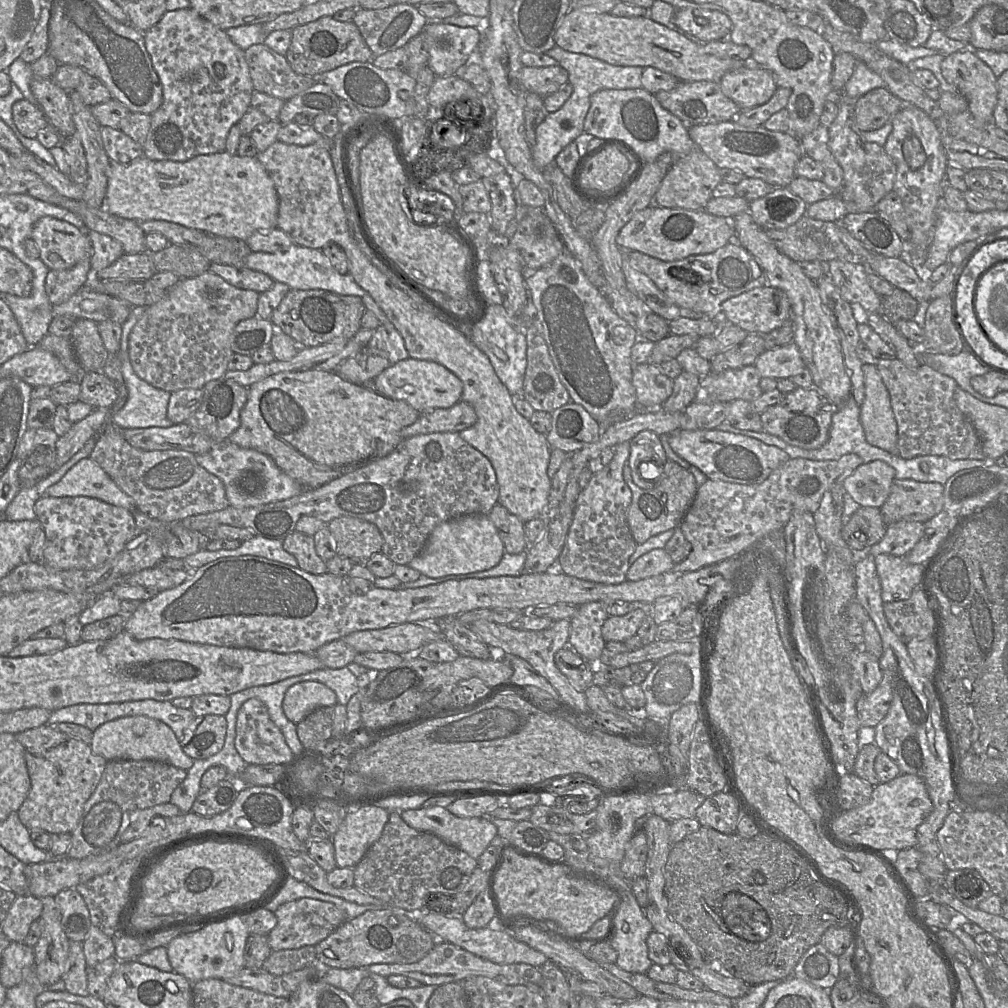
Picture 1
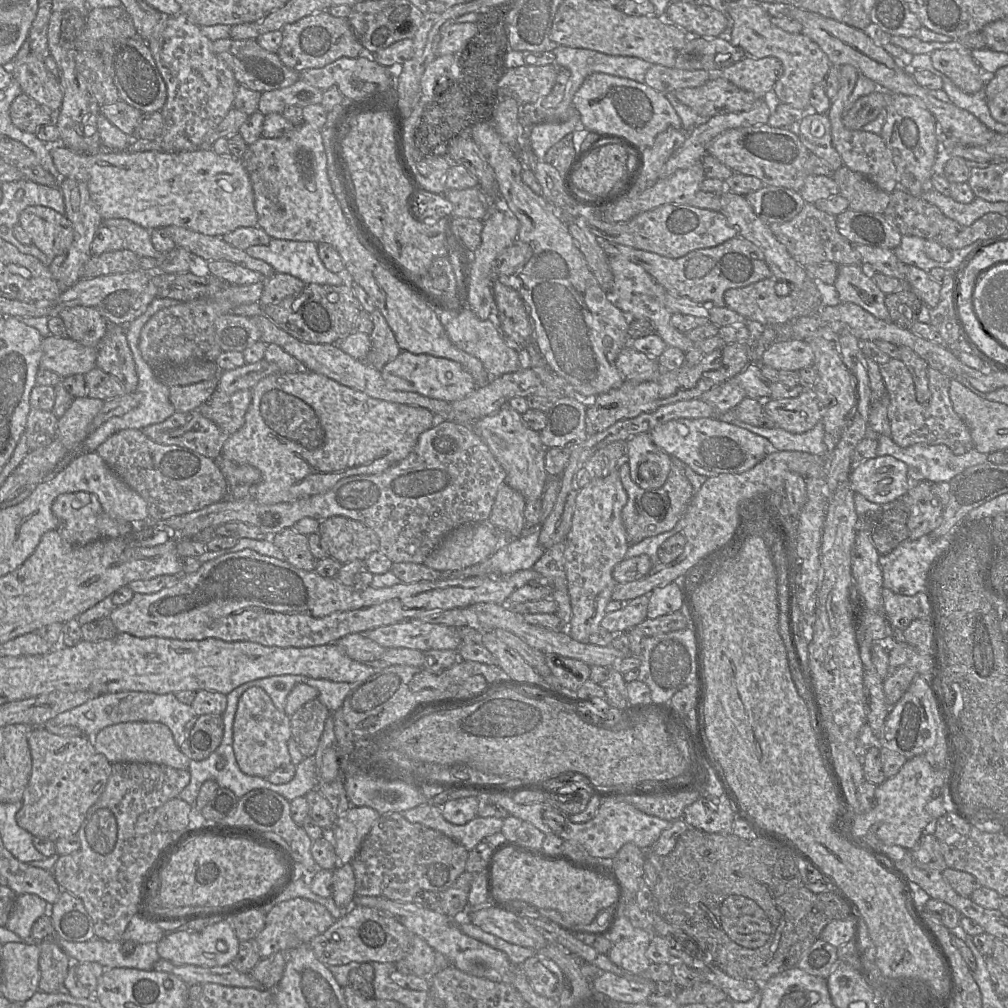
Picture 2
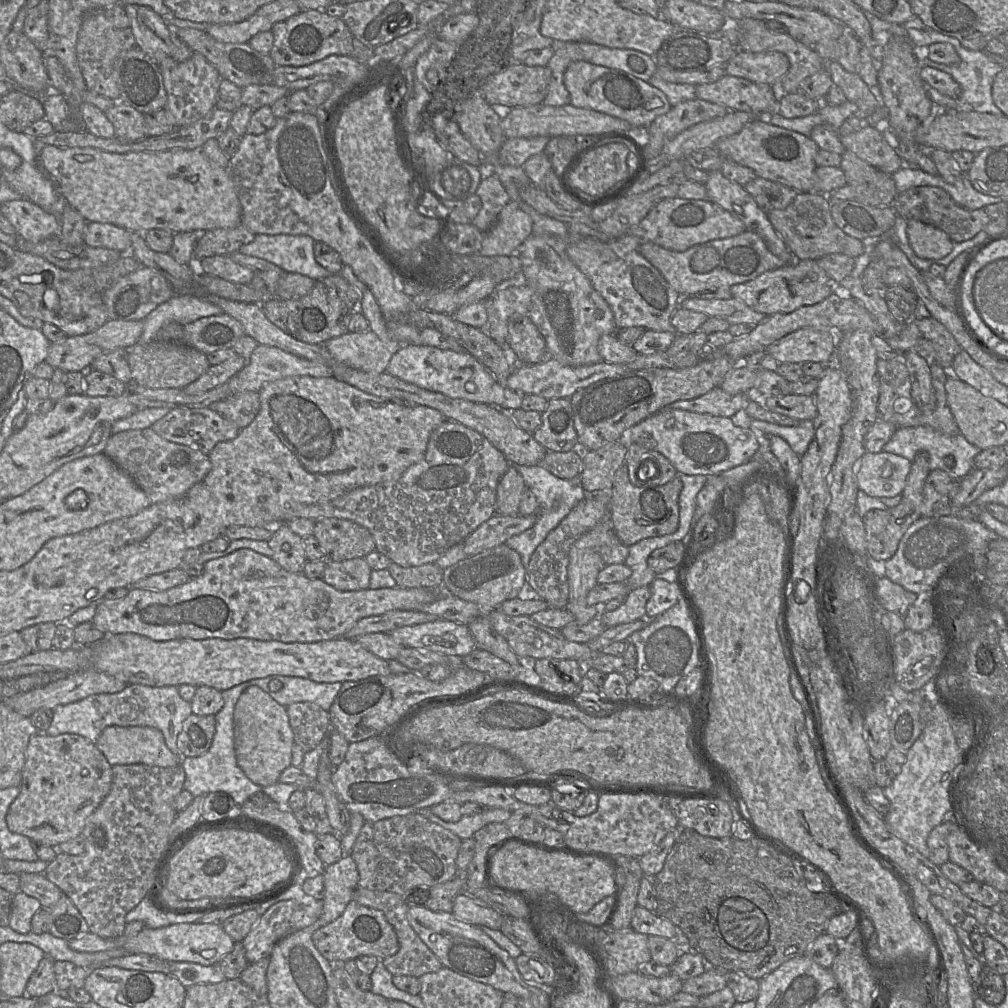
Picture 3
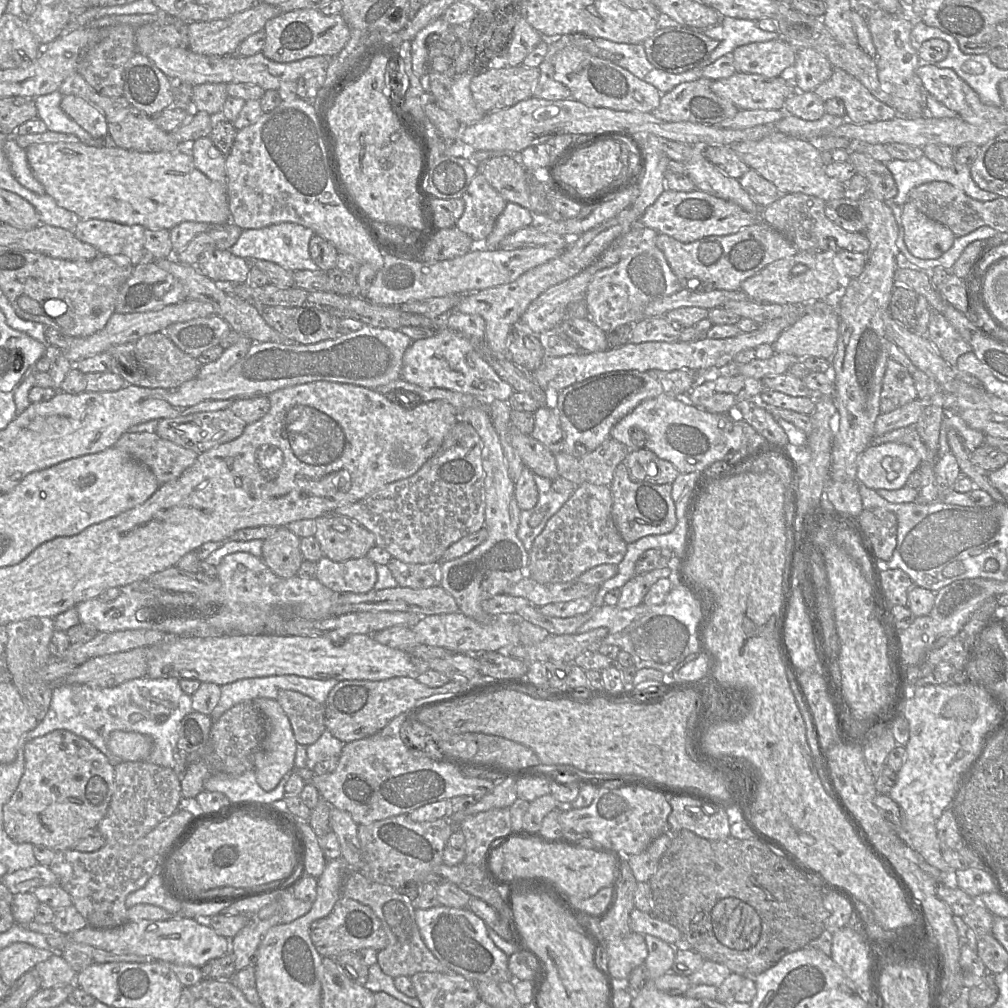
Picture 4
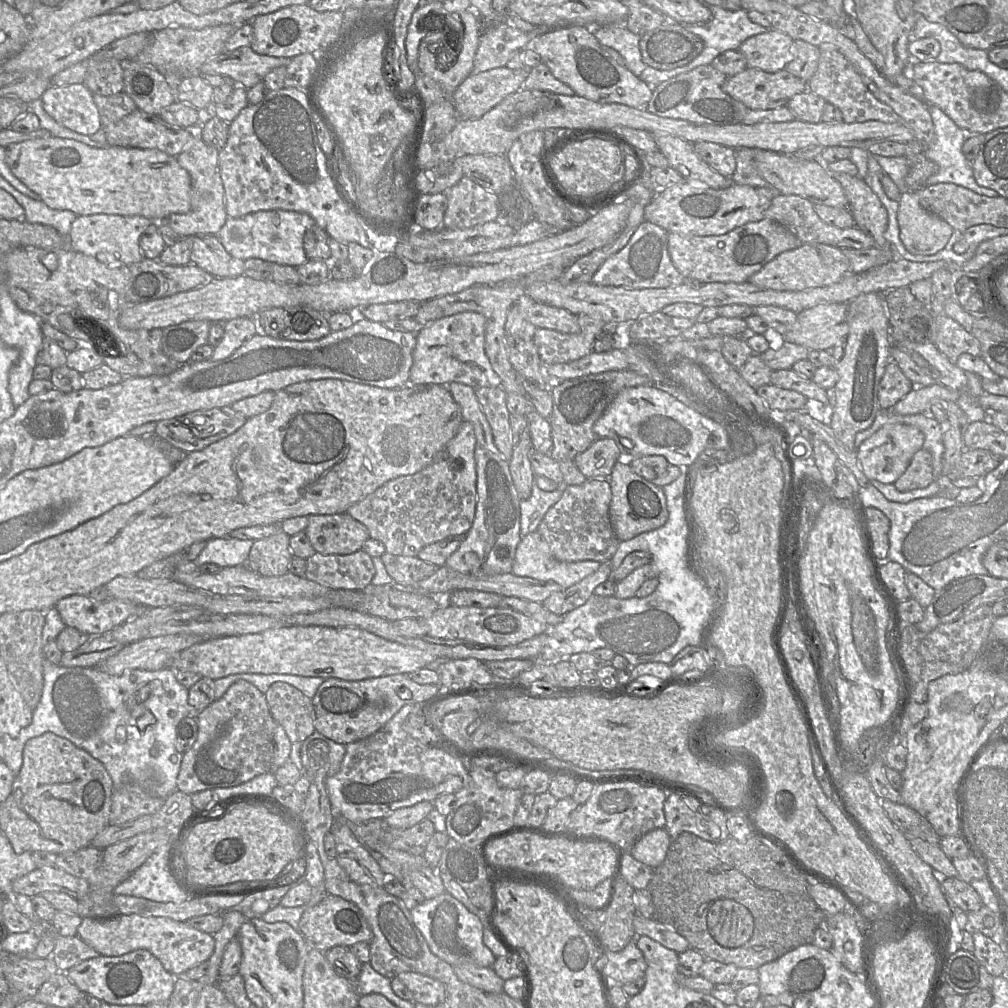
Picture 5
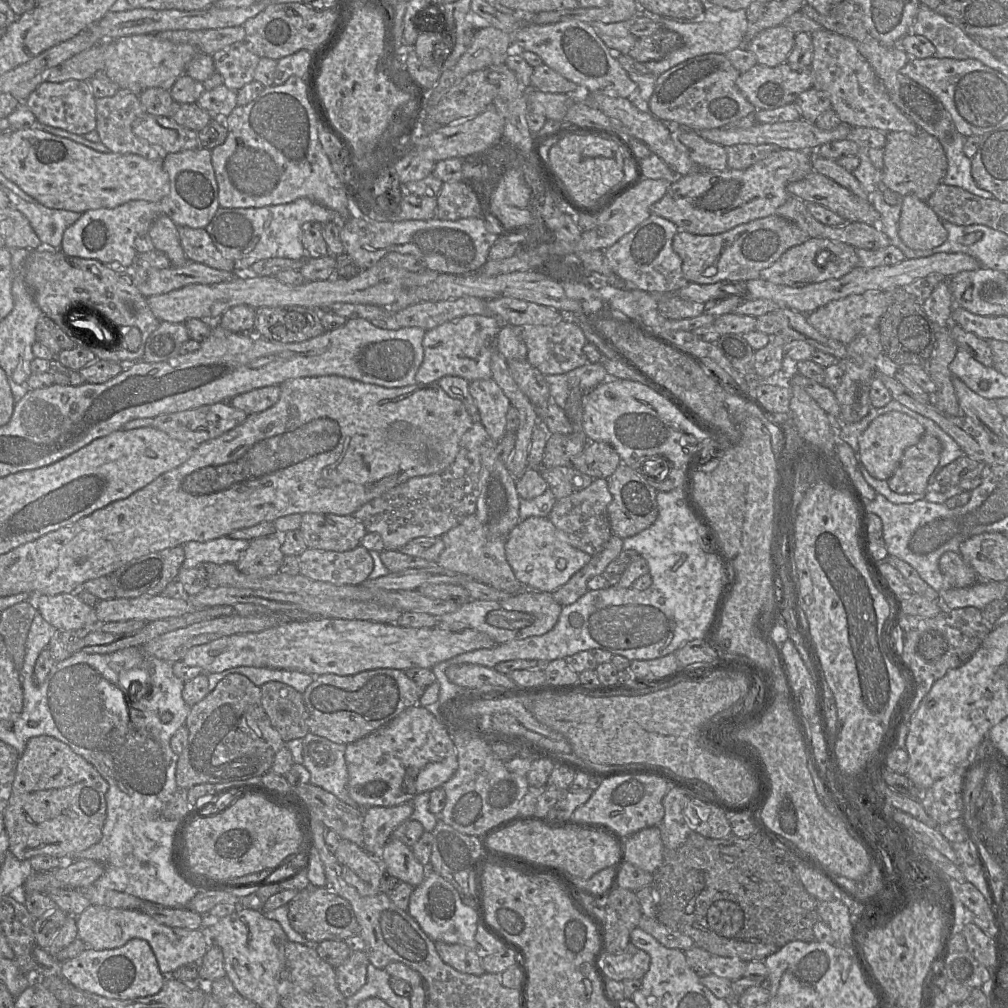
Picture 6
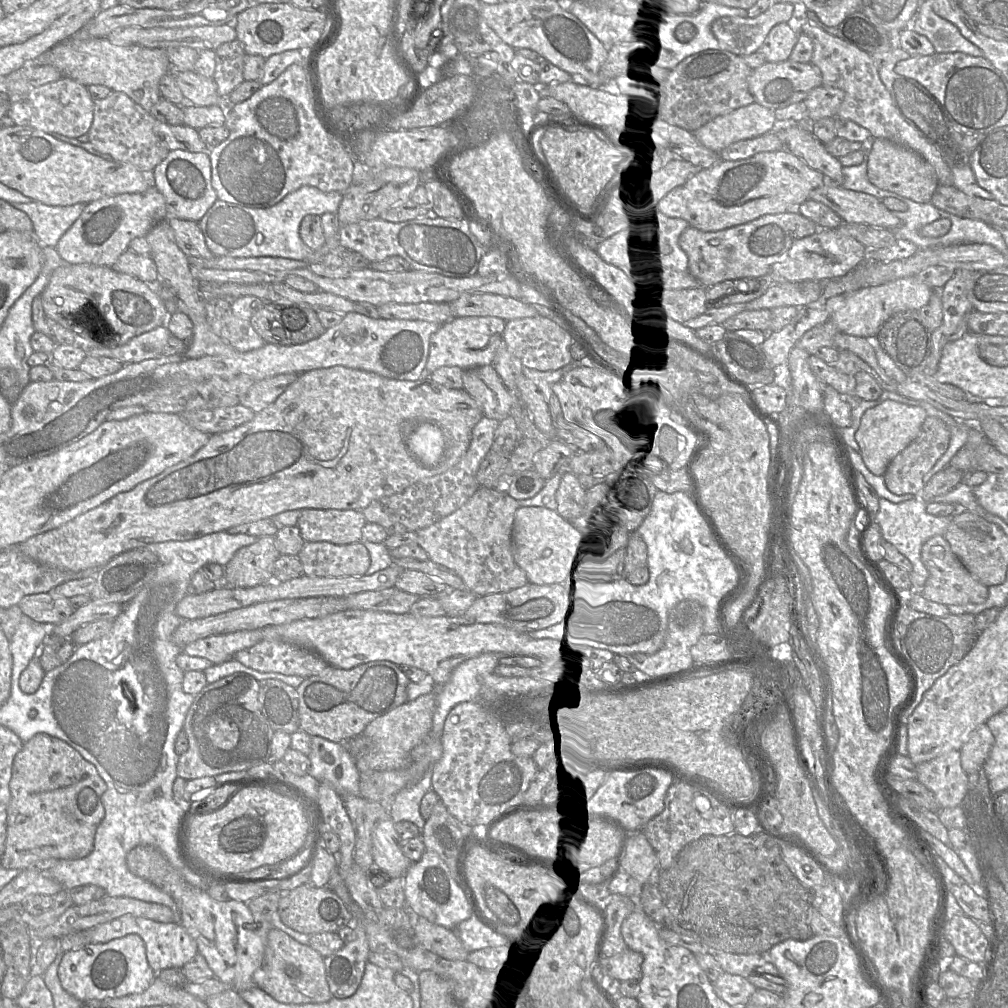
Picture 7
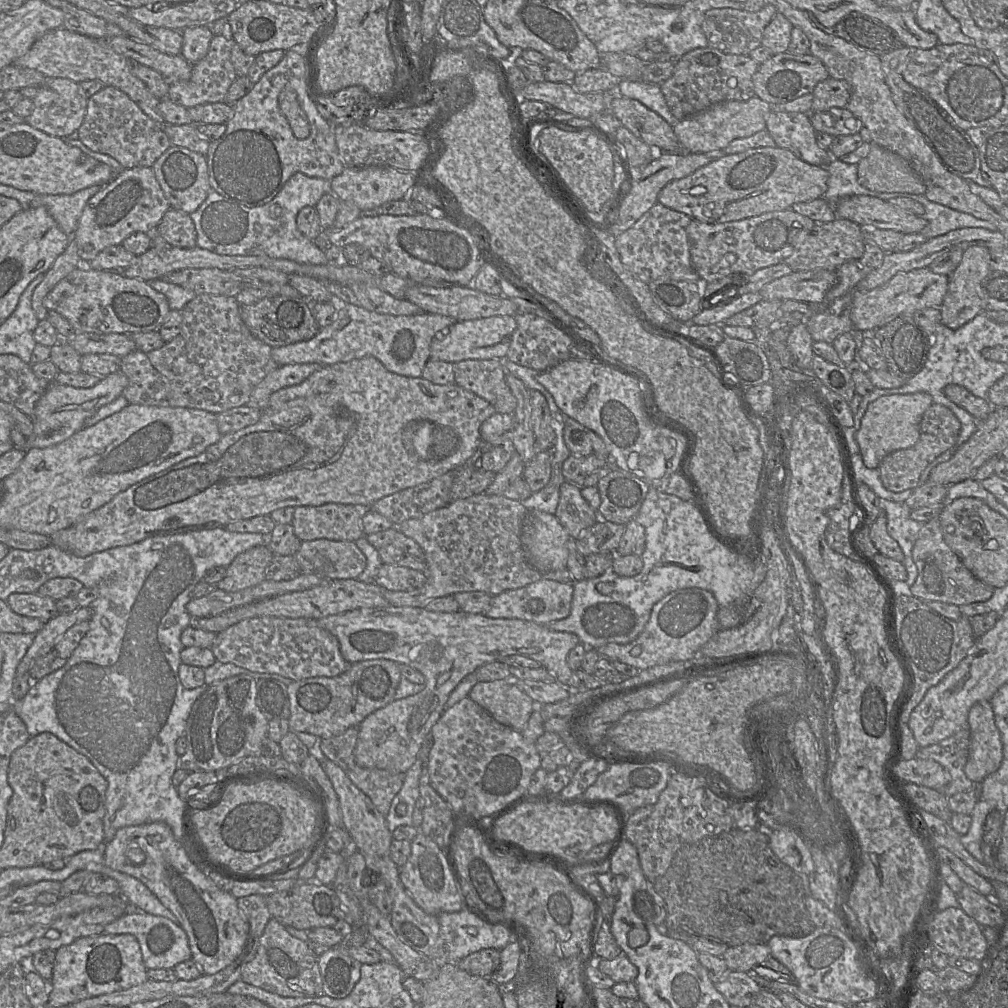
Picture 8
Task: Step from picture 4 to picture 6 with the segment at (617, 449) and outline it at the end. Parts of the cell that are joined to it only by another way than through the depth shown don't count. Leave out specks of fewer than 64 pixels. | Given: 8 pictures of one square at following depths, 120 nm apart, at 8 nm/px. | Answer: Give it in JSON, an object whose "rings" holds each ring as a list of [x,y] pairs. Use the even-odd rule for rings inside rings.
{"rings":[[[589,442],[583,451],[571,459],[570,465],[596,478],[607,479],[617,469],[621,458],[606,442]]]}

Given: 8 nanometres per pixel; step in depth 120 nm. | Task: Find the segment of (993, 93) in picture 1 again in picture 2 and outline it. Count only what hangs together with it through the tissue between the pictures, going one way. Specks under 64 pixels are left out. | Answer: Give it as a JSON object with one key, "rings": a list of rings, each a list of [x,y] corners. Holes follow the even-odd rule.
{"rings":[[[937,49],[930,53],[936,69],[943,72],[962,91],[972,94],[986,87],[993,74],[985,72],[972,55],[954,49]]]}

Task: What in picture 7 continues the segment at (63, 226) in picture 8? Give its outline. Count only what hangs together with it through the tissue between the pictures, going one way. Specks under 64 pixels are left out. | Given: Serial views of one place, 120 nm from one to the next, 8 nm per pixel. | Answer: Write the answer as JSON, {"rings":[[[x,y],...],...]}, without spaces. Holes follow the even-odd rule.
{"rings":[[[38,201],[11,203],[25,212],[34,227],[34,236],[42,246],[56,247],[60,238],[73,225],[86,204],[50,206]]]}

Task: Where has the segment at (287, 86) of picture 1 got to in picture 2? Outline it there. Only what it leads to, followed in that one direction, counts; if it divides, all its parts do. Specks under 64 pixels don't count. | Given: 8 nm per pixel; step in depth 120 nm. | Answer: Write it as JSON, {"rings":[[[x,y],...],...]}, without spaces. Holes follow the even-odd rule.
{"rings":[[[232,38],[212,41],[213,53],[233,72],[238,84],[253,91],[266,92],[288,87],[300,79],[300,73],[288,68],[277,53],[263,49],[256,40],[234,40]]]}

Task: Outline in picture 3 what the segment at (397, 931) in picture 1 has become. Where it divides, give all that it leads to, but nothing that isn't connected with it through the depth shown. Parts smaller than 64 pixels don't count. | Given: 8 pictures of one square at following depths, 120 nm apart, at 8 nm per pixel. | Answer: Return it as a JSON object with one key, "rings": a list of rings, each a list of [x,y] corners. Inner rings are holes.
{"rings":[[[353,899],[337,919],[320,927],[312,934],[312,941],[320,954],[333,965],[341,965],[361,956],[375,956],[383,960],[399,950],[396,932],[384,913],[378,909],[360,905]]]}

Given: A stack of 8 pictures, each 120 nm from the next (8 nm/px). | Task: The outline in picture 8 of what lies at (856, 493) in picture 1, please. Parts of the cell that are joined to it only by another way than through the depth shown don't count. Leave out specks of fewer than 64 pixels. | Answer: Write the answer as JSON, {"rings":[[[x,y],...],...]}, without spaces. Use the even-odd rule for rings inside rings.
{"rings":[[[925,392],[885,395],[871,402],[856,433],[864,465],[869,469],[878,468],[889,453],[915,445],[920,435],[922,416],[932,403],[931,395]]]}

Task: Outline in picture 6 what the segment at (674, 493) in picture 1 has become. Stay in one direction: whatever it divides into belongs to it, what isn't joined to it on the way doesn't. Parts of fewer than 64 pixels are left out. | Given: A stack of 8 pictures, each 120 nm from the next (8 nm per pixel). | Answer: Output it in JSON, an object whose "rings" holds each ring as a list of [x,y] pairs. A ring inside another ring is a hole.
{"rings":[[[622,460],[607,479],[612,501],[608,506],[608,517],[612,533],[622,539],[634,536],[649,528],[657,519],[657,491],[651,487],[639,473],[626,465]]]}

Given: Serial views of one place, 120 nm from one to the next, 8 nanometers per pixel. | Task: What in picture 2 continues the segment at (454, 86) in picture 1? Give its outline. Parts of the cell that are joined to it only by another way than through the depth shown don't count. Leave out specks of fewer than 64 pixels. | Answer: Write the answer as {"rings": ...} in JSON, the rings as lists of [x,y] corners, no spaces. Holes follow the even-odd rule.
{"rings":[[[447,54],[437,56],[426,68],[421,78],[422,94],[428,98],[421,108],[421,113],[425,107],[433,101],[436,93],[440,93],[443,86],[455,84],[463,78],[463,66],[456,58],[457,55]]]}

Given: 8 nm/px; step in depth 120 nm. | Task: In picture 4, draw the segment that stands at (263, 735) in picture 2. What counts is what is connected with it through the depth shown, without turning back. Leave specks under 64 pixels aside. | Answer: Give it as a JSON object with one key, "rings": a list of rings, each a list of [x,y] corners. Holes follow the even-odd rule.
{"rings":[[[256,698],[253,705],[265,721],[265,737],[260,748],[253,756],[253,770],[259,786],[266,792],[273,790],[281,779],[289,775],[294,769],[297,742],[289,719],[279,703],[274,699]]]}

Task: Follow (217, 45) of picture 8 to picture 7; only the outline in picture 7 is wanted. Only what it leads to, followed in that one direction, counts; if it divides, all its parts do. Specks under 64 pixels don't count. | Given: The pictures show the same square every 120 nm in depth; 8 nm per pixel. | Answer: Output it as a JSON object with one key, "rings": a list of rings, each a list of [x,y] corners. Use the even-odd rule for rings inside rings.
{"rings":[[[238,39],[223,43],[215,50],[215,72],[213,80],[218,94],[227,98],[244,81],[243,67],[245,51]]]}

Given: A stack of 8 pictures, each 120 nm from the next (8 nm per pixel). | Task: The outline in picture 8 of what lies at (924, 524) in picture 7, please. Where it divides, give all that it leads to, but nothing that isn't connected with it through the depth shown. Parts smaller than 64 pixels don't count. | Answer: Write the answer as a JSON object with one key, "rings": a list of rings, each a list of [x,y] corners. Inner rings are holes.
{"rings":[[[880,498],[880,509],[886,514],[889,536],[899,544],[904,554],[903,565],[907,572],[907,579],[904,583],[911,587],[918,574],[912,558],[912,549],[925,523],[911,519],[912,510],[904,502],[893,502]]]}

